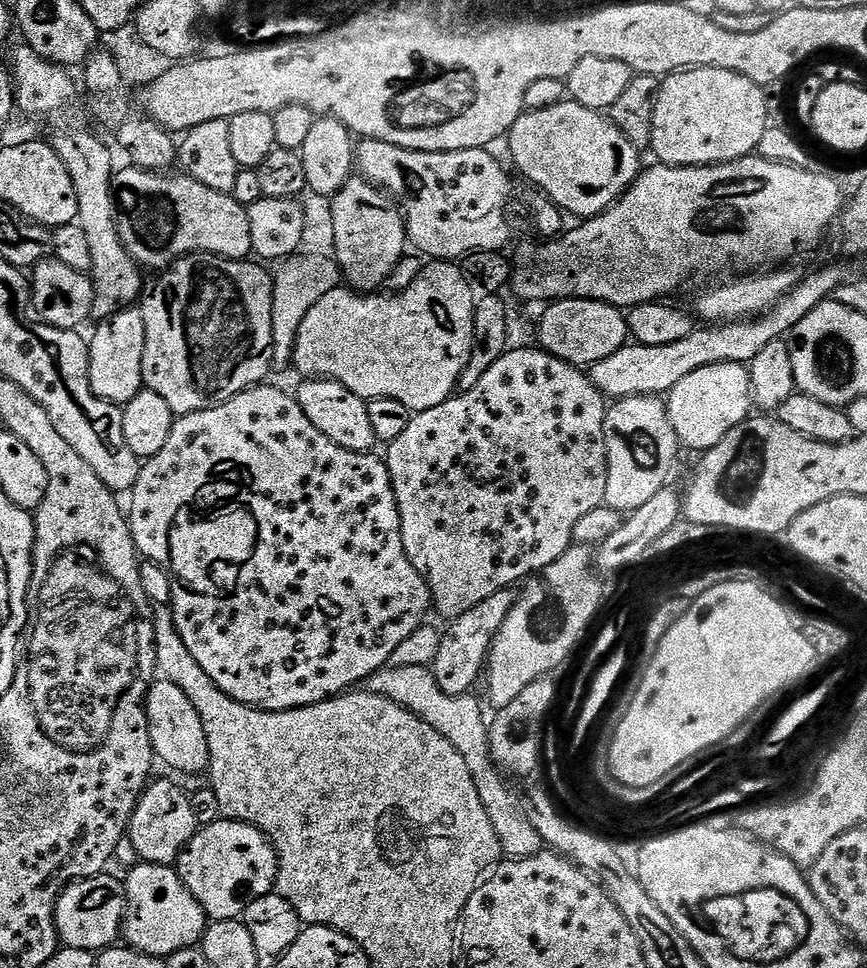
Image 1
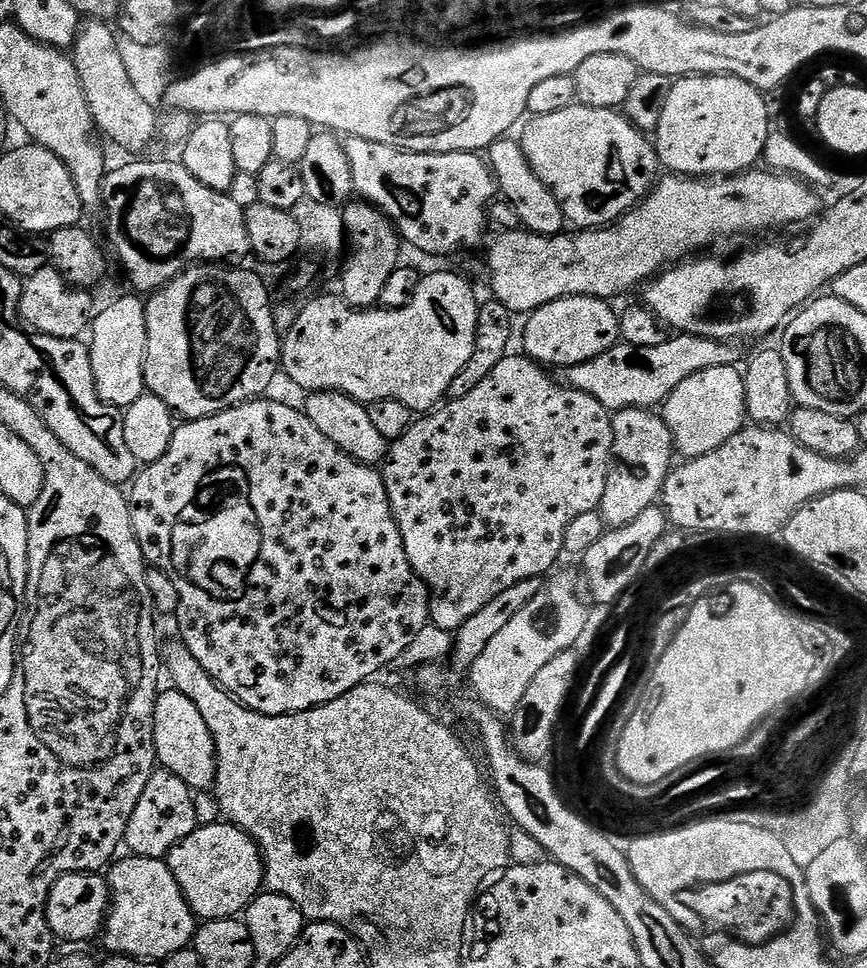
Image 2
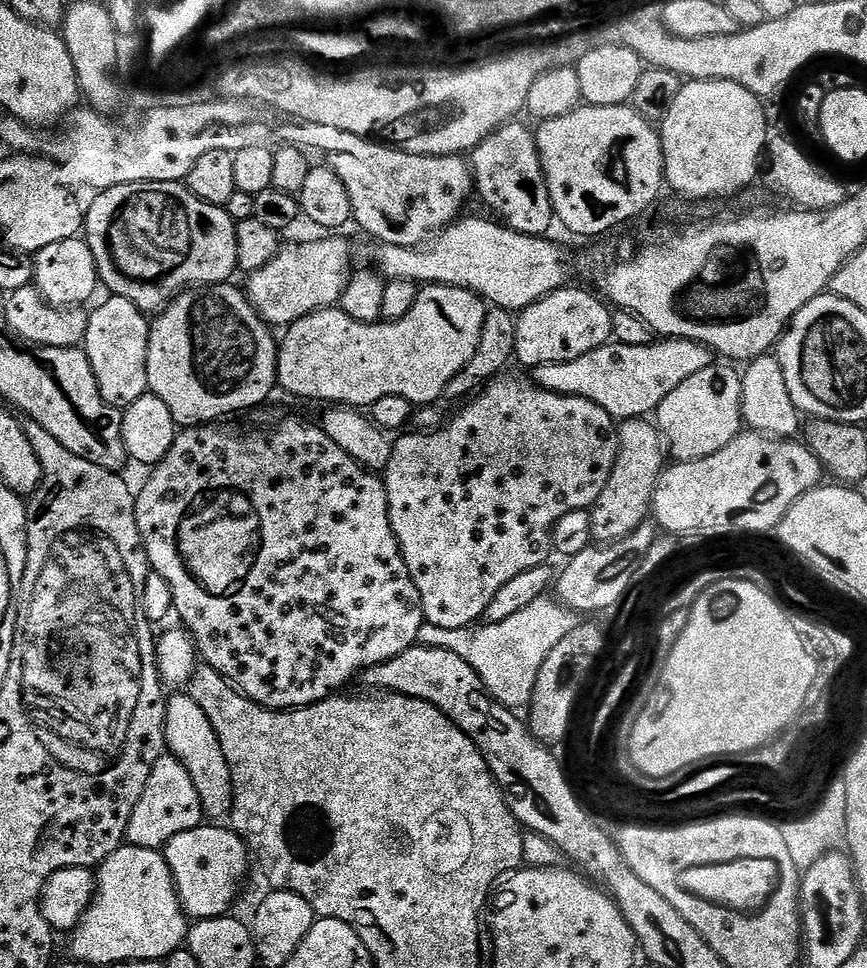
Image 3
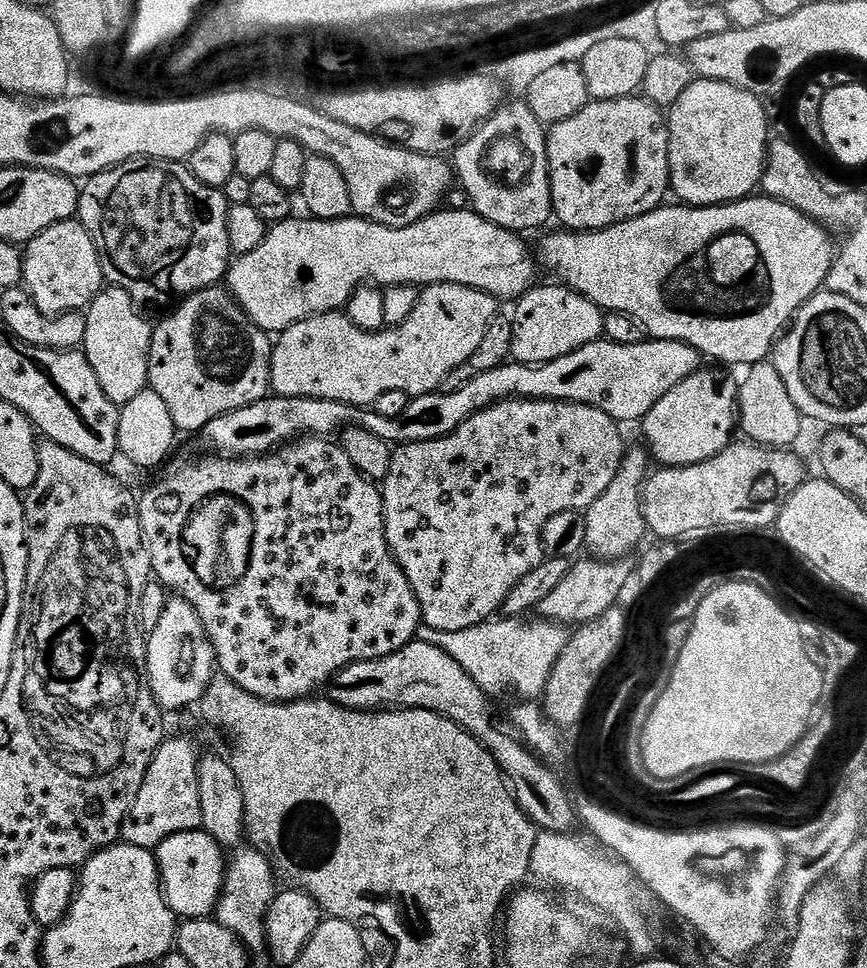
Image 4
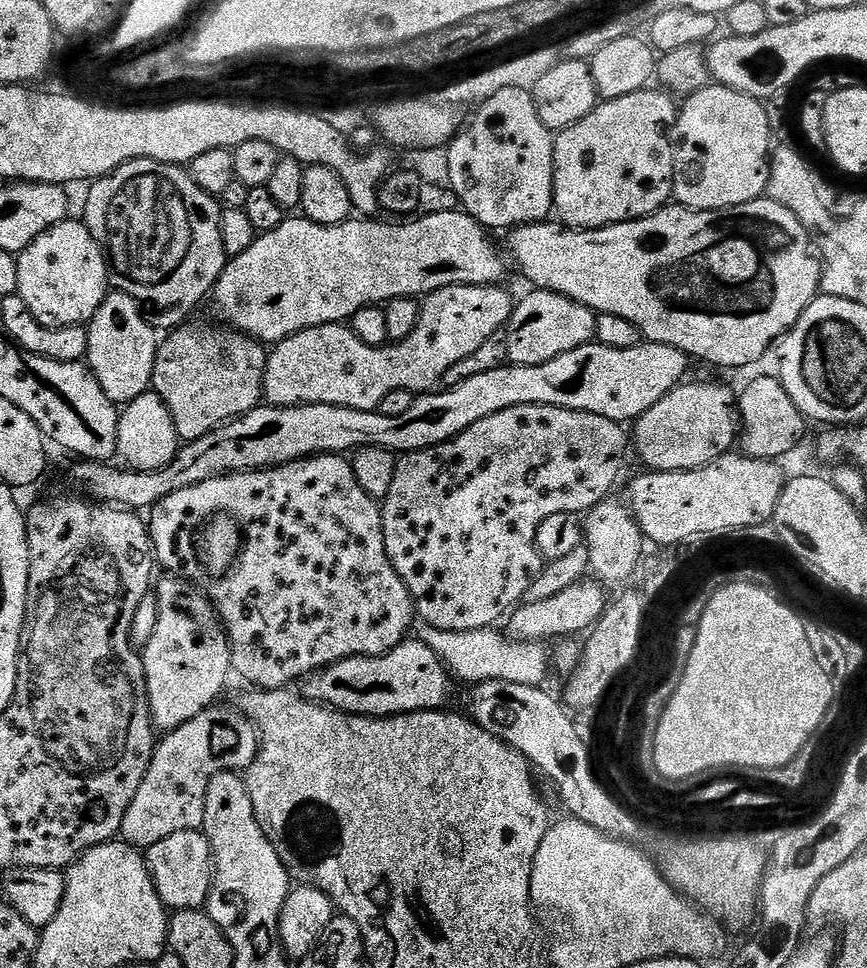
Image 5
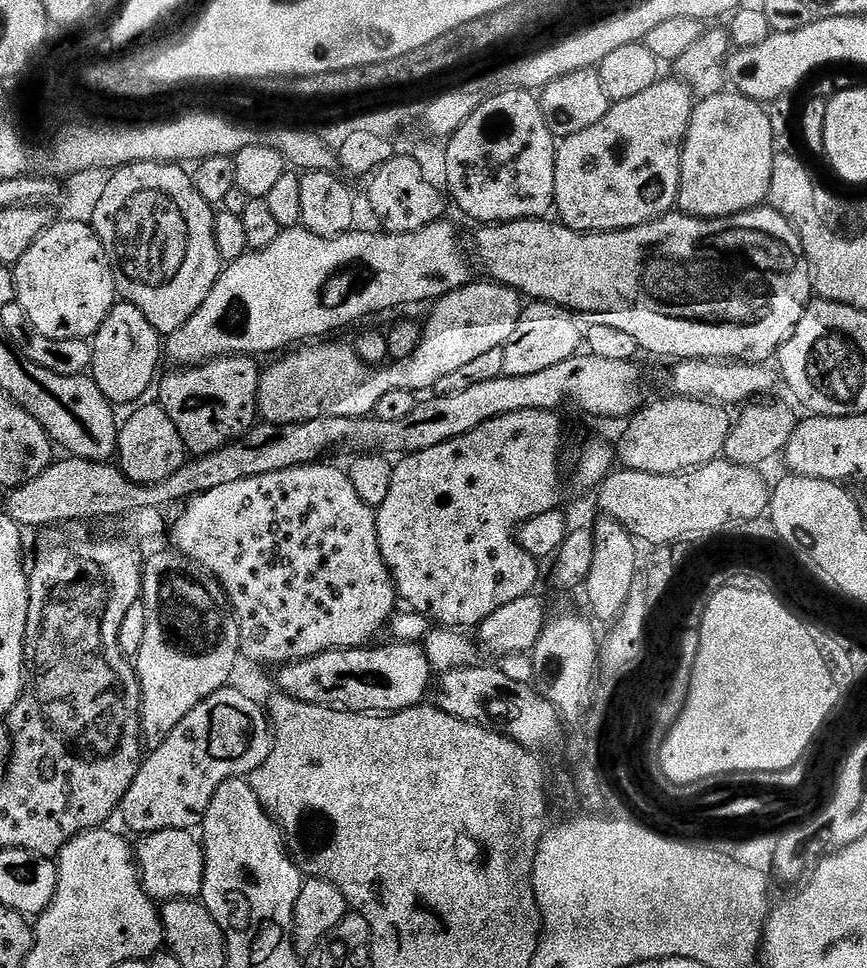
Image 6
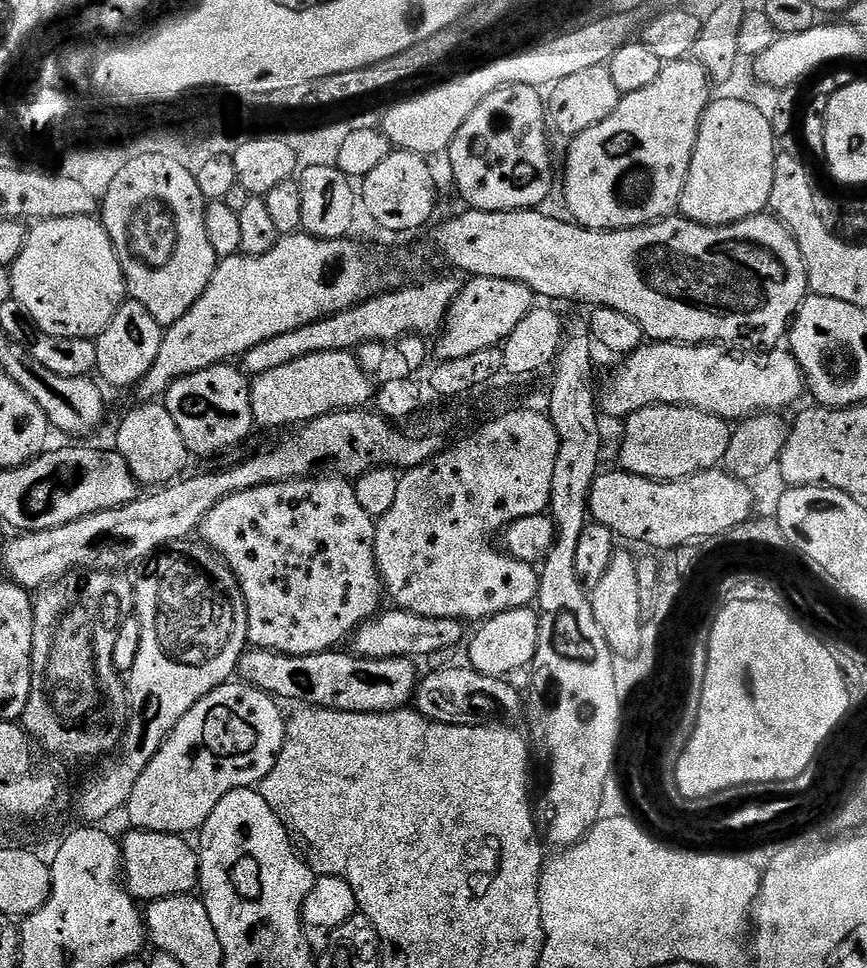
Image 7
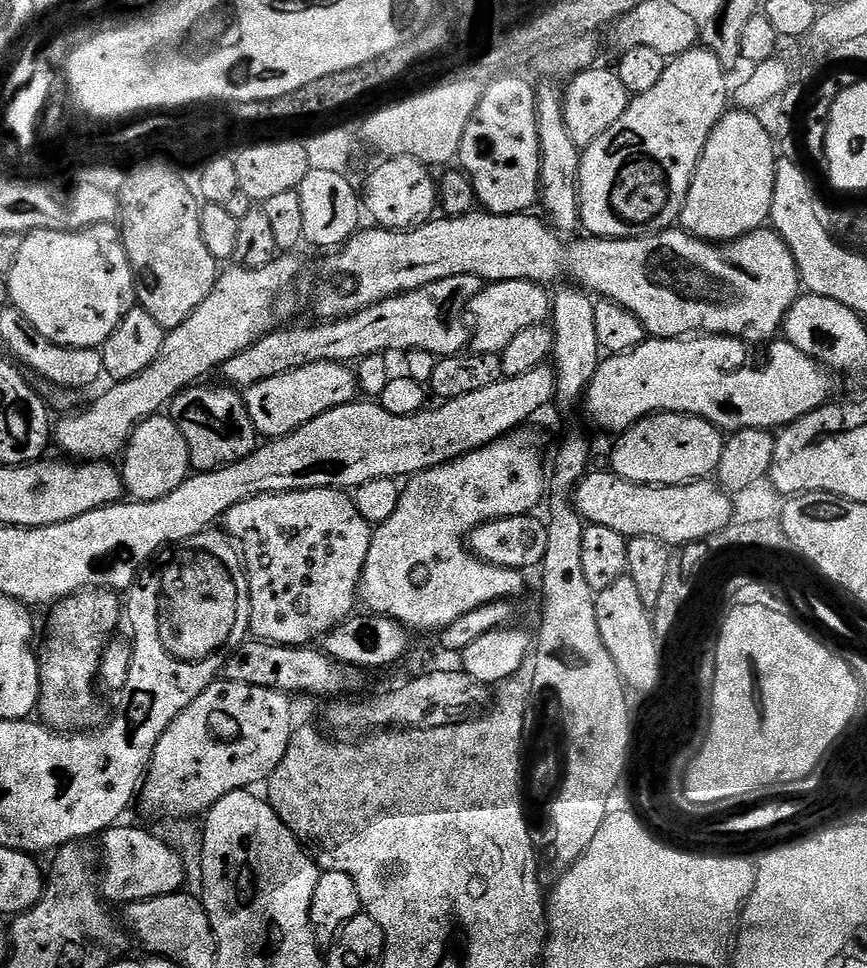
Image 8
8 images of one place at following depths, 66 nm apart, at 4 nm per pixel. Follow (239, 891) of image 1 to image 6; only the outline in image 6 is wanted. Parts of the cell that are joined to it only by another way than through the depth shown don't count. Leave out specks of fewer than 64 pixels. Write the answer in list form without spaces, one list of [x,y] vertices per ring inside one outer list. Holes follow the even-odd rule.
[[[160,830],[149,832],[139,837],[140,845],[135,845],[136,866],[140,869],[140,881],[146,894],[157,902],[170,900],[190,900],[199,897],[204,891],[204,849],[201,841],[196,840],[191,831]]]

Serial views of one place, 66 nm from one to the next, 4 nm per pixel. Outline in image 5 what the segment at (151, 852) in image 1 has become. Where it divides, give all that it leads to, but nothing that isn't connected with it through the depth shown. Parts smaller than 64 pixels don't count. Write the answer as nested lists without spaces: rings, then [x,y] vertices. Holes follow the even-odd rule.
[[[220,702],[211,708],[203,708],[194,718],[190,718],[190,722],[167,733],[157,743],[150,766],[146,770],[146,778],[142,778],[142,786],[138,786],[138,794],[134,794],[134,802],[130,802],[130,810],[126,810],[126,818],[122,818],[120,836],[123,843],[147,850],[150,846],[154,846],[154,842],[162,842],[162,838],[170,838],[170,834],[182,834],[182,830],[201,831],[206,814],[206,790],[210,786],[212,777],[221,769],[243,770],[250,767],[259,749],[259,731],[239,707],[227,708],[224,702]],[[216,724],[229,724],[232,727],[232,748],[216,748]]]

